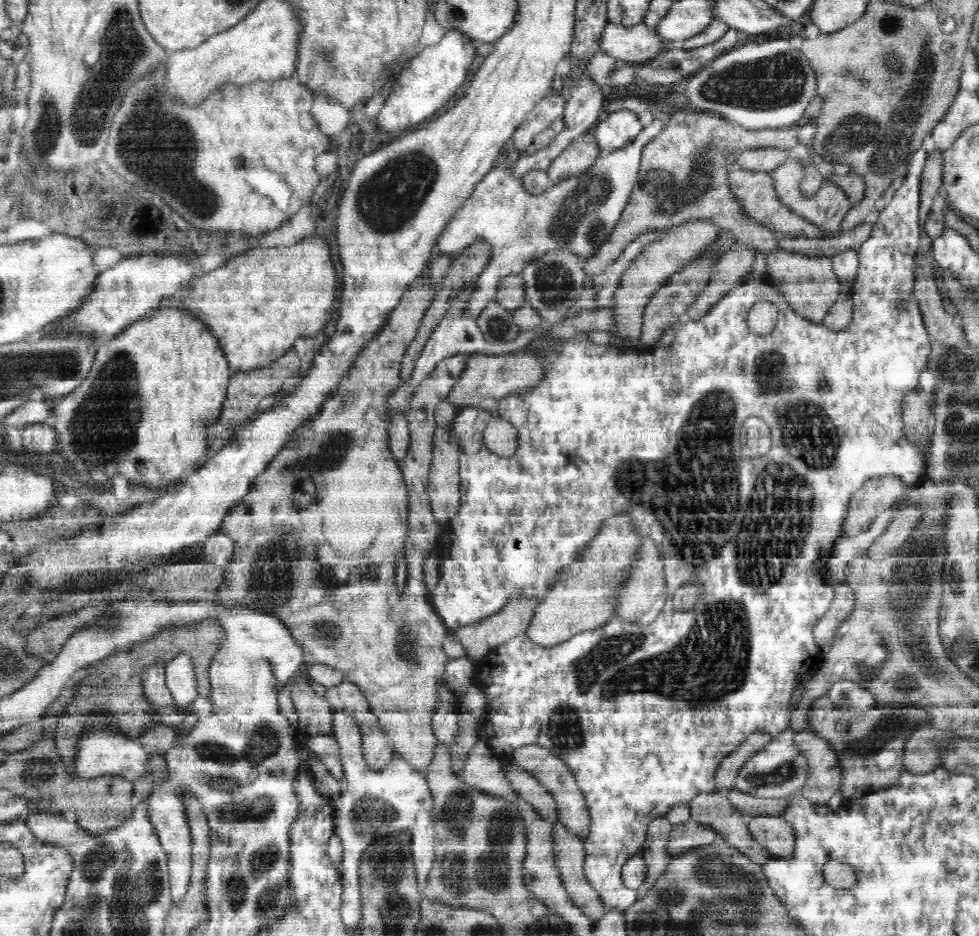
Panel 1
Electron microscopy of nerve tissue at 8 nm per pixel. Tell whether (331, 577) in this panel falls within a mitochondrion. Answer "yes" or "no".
yes

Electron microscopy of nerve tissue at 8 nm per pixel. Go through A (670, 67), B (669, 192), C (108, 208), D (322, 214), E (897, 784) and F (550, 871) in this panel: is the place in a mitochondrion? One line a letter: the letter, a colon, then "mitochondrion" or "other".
A: mitochondrion
B: mitochondrion
C: mitochondrion
D: other
E: other
F: other

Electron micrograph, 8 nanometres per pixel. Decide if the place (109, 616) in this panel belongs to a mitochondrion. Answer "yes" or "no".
no

